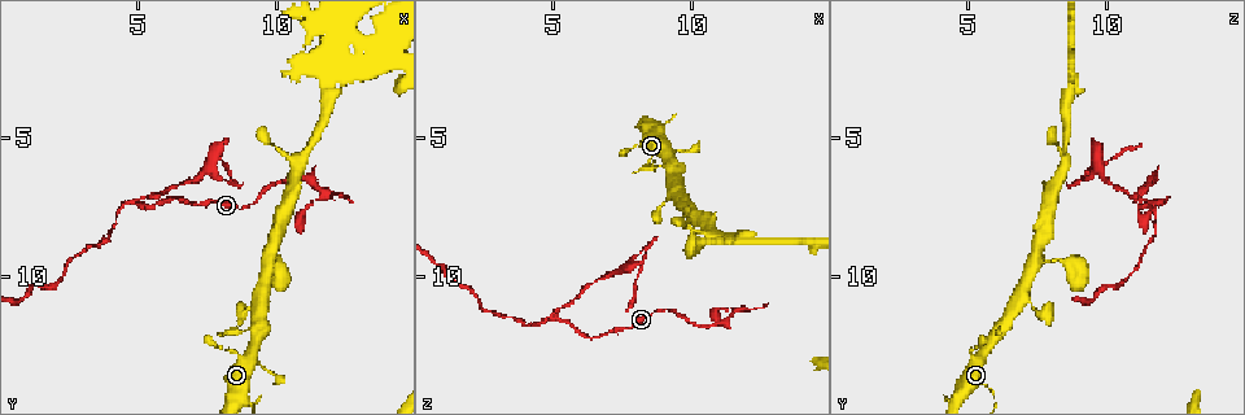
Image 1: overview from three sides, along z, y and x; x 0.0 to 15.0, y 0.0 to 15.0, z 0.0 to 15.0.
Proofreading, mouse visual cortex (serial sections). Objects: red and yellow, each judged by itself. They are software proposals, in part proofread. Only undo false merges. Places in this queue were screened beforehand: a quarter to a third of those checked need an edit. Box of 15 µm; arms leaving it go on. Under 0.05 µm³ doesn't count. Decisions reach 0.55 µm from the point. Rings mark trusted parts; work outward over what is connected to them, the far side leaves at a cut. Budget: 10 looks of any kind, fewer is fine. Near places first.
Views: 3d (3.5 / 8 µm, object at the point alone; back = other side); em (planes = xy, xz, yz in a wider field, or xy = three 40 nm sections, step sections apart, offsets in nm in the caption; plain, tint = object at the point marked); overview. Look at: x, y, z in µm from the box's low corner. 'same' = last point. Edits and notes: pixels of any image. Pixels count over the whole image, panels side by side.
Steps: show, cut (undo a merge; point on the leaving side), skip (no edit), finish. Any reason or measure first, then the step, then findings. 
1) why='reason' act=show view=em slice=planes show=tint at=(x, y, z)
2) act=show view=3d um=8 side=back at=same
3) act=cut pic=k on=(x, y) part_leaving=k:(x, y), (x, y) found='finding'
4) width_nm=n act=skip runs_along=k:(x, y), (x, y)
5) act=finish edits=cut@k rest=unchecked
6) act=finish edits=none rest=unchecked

why='three-way junction' act=show view=3d um=8 at=(9.4, 11.0, 6.8)

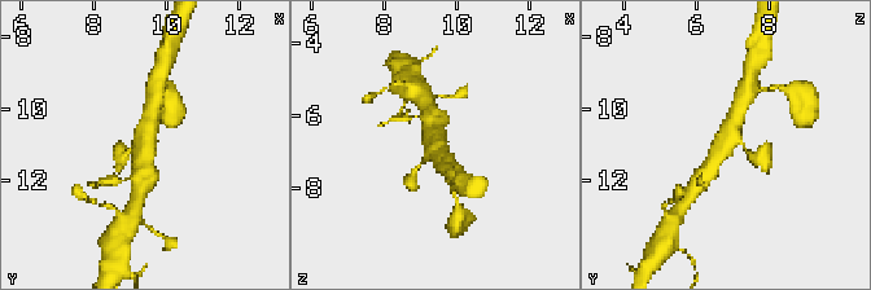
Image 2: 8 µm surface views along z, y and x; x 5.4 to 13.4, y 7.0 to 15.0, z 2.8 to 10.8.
arms=3 arm_widths_nm=150,400,400 why='now the EM' act=show view=em slice=xy step=5 show=tint at=(9.5, 10.9, 6.8)

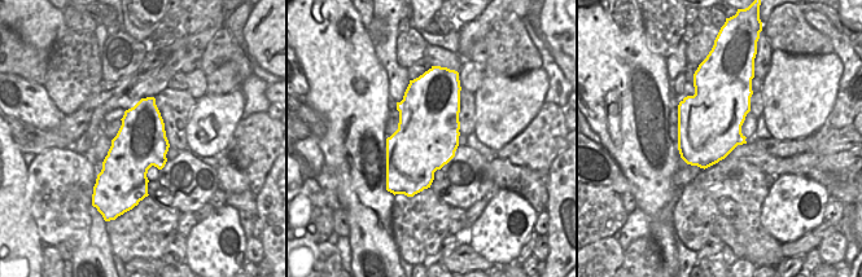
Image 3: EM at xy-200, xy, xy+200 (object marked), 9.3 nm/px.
width_nm=600 act=skip runs_along=2:(704, 175), (723, 149), (739, 109) found='all the same cell'

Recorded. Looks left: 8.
why='thin arm on a thick one' act=show view=3d um=3.5 at=(12.1, 2.9, 8.8)

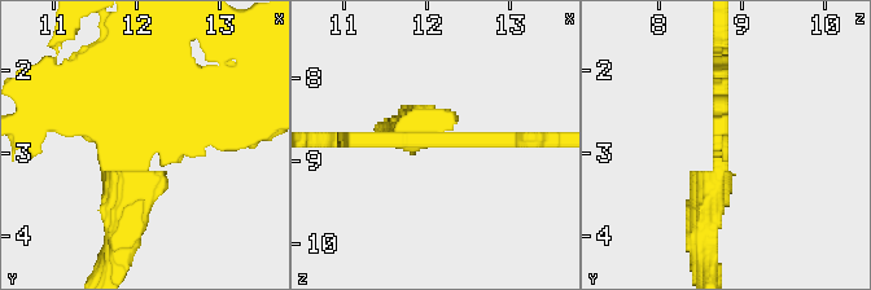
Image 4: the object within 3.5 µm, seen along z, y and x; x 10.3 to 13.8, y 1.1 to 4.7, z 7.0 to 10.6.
why='need the tissue' act=show view=em slice=planes show=plain at=same

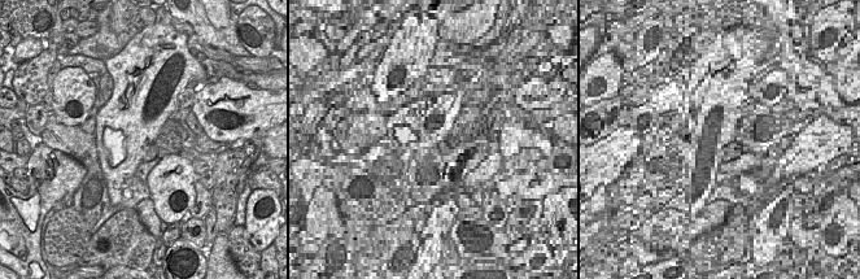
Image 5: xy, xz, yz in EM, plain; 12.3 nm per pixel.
why='where the object lies' act=show view=em slice=planes show=tint at=same

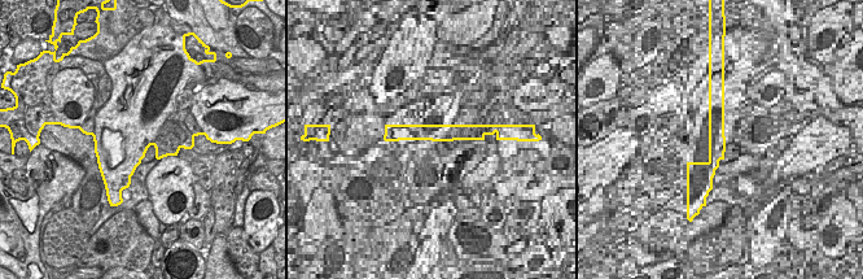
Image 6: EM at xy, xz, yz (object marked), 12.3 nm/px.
act=cut pic=4 on=(130, 111) found='a second cell is stuck on'

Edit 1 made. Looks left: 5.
why='thin neck' act=show view=3d um=3.5 at=(9.2, 7.3, 11.3)

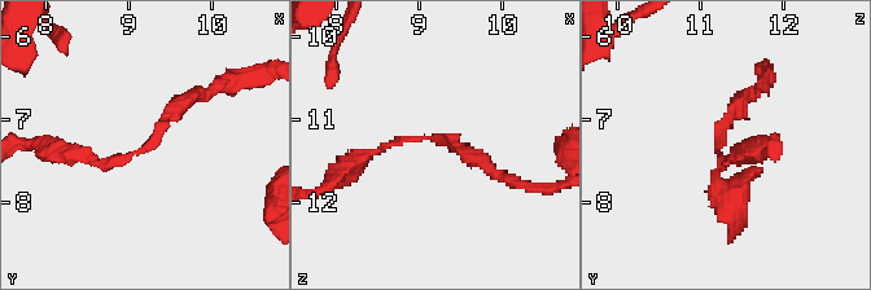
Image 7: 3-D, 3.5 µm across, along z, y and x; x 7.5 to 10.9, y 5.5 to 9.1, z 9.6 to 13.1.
arm_widths_nm=100,200 act=show view=em slice=xy step=5 show=tint at=(9.15, 7.40, 11.20)

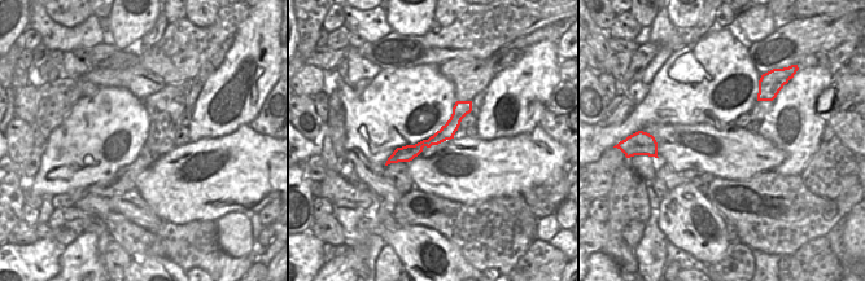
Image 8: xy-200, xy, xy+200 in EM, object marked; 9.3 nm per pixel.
act=skip runs_along=8:(468, 104), (438, 137), (392, 159) found='continuous, no second cell'

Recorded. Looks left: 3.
why='sharp bend' act=show view=3d um=3.5 at=(11.7, 6.9, 11.2)

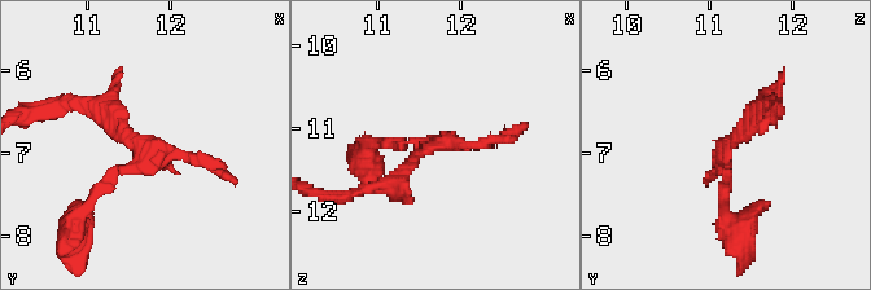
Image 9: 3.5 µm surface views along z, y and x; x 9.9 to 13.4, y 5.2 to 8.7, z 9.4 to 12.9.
why='now the EM' act=show view=em slice=xy step=2 show=tint at=(11.60, 6.90, 11.20)

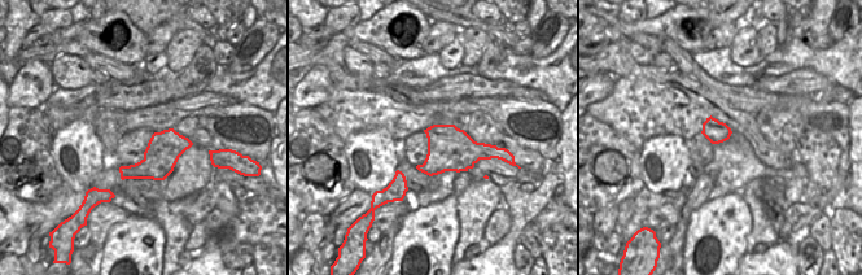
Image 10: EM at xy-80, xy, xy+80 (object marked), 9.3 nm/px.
act=skip runs_along=9:(770, 104), (727, 148), (723, 207) found='all the same cell'

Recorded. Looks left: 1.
act=finish edits=cut@4 rest=unchecked

